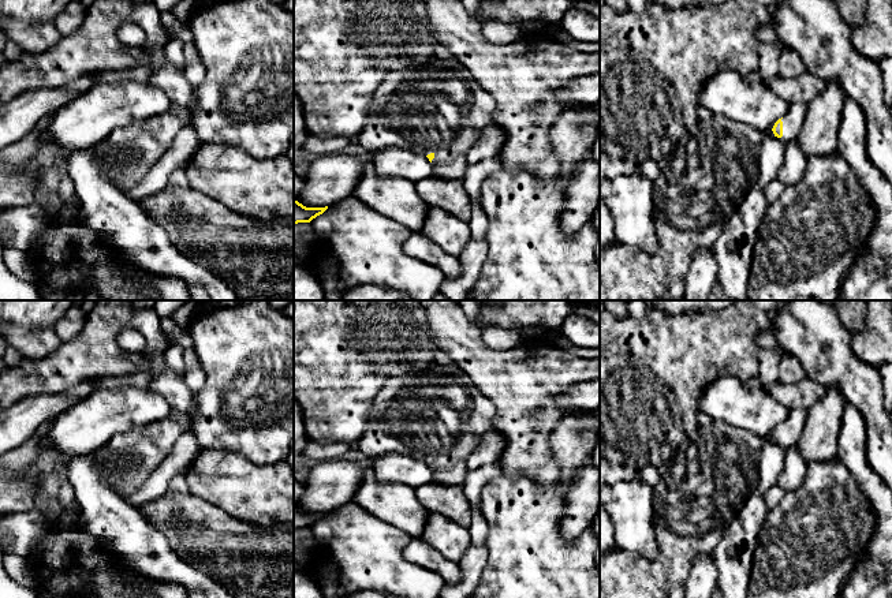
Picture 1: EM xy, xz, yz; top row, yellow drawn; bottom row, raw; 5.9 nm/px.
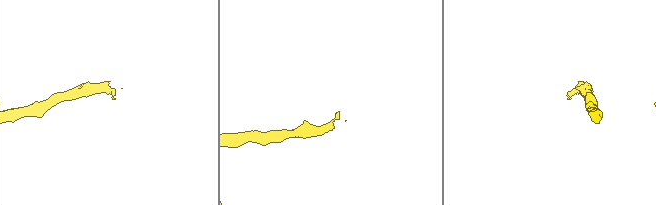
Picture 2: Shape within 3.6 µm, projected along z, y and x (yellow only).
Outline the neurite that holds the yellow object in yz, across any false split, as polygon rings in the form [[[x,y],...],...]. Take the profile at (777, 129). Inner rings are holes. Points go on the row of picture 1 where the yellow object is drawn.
[[[790,105],[787,113],[779,119],[772,128],[775,137],[780,138],[784,142],[795,139],[803,127],[805,116],[806,105]]]

